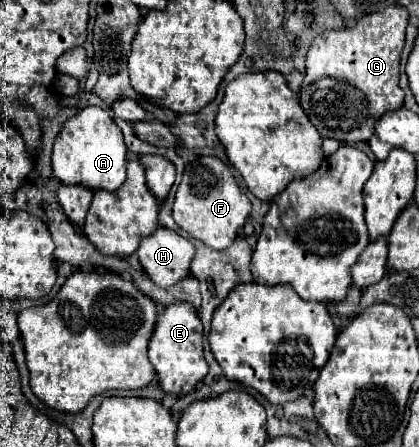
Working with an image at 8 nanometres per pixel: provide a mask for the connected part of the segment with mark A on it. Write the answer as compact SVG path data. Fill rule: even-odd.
M84 107L82 111L76 111L72 117L66 119L62 125L52 151L52 173L60 179L60 183L66 185L84 185L90 189L106 189L116 191L124 179L126 179L126 145L122 143L122 131L118 131L118 125L110 119L110 115L102 107Z

